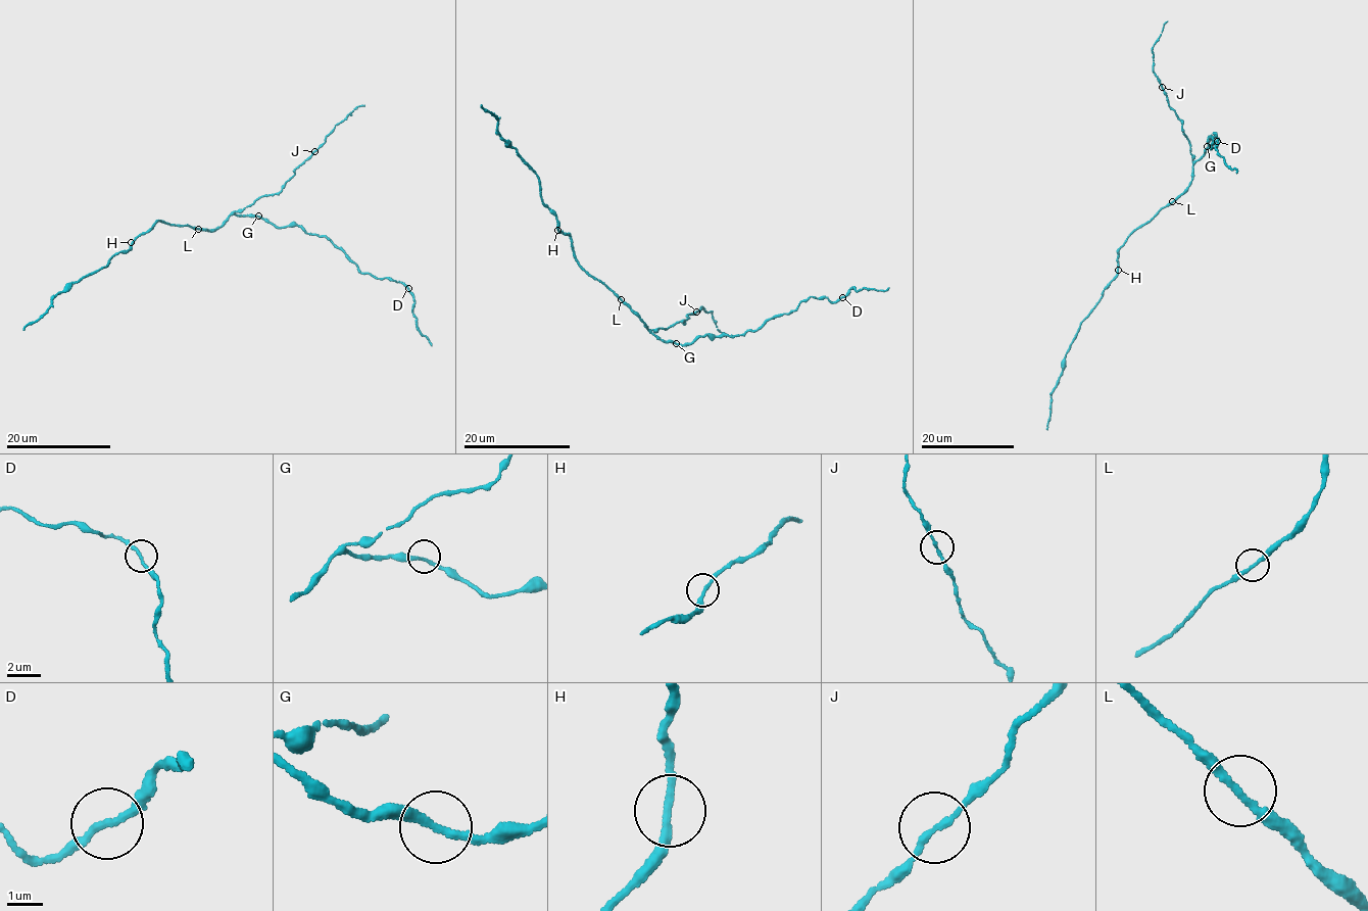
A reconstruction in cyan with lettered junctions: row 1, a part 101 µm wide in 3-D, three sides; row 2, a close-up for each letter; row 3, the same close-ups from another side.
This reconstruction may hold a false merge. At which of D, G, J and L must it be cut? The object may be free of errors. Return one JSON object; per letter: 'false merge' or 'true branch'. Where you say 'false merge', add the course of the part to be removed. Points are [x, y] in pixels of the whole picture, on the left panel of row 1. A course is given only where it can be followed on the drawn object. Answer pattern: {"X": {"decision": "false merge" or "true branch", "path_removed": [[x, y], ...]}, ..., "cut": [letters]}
{"D": {"decision": "true branch"}, "G": {"decision": "true branch"}, "J": {"decision": "true branch"}, "L": {"decision": "true branch"}, "cut": []}

